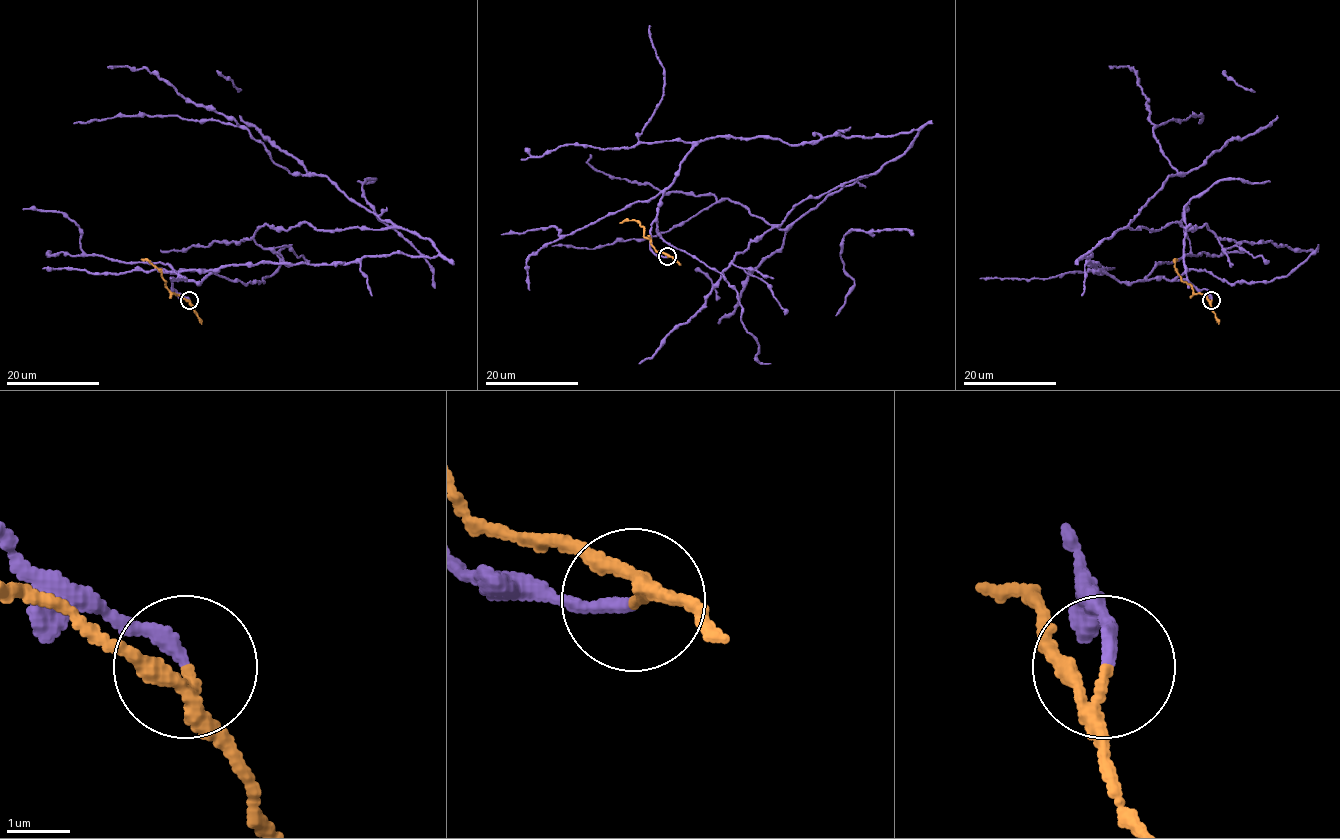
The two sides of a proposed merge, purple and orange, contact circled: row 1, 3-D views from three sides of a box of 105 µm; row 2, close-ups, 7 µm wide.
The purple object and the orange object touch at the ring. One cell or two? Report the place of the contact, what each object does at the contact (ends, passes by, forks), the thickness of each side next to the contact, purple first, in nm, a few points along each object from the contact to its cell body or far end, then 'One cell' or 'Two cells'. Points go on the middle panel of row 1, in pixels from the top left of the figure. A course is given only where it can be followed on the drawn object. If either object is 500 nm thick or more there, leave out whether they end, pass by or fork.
Place: (667, 256). At the ring purple ends. At the ring orange passes by. Thickness 220 nm (purple) against 150 nm. Course of purple: (667, 257), (652, 251), (651, 223), (700, 141), (918, 132), (785, 229), (726, 198), (644, 239), (552, 246). Course of orange: (667, 257), (656, 250), (644, 236), (639, 223), (633, 219), (619, 223). Two cells

